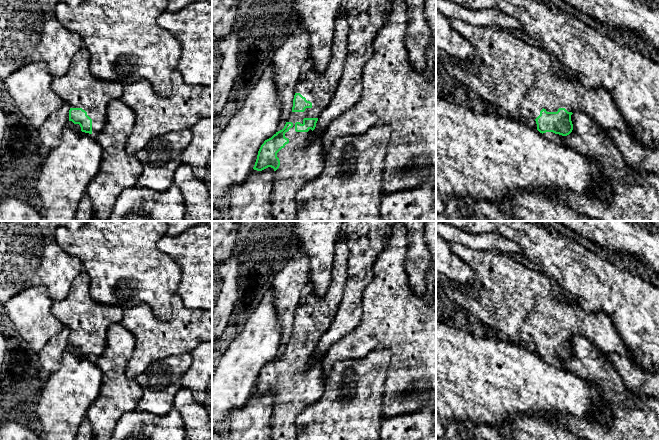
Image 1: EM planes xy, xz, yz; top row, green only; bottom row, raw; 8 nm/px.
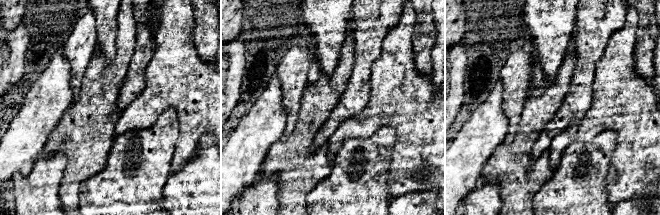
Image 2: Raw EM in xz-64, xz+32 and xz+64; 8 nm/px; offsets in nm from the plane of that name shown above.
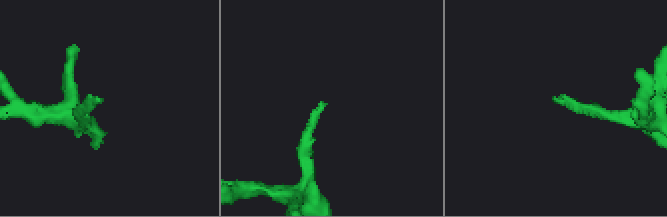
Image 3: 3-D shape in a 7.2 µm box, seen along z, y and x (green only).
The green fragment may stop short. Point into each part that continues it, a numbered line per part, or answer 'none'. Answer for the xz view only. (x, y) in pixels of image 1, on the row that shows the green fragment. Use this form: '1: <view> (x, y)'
1: xz (302, 159)

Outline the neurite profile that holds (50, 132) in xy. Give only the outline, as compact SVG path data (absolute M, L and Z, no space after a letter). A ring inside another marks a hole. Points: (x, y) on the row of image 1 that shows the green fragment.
M64 103L38 128L40 140L45 147L54 149L61 143L63 129L69 121L69 110L69 104Z

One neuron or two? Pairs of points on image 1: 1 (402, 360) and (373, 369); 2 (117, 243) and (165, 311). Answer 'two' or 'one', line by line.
1: two
2: one

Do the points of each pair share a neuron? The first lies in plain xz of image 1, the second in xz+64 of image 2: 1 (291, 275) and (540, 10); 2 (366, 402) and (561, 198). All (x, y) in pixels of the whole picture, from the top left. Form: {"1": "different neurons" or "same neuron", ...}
{"1": "different neurons", "2": "same neuron"}

